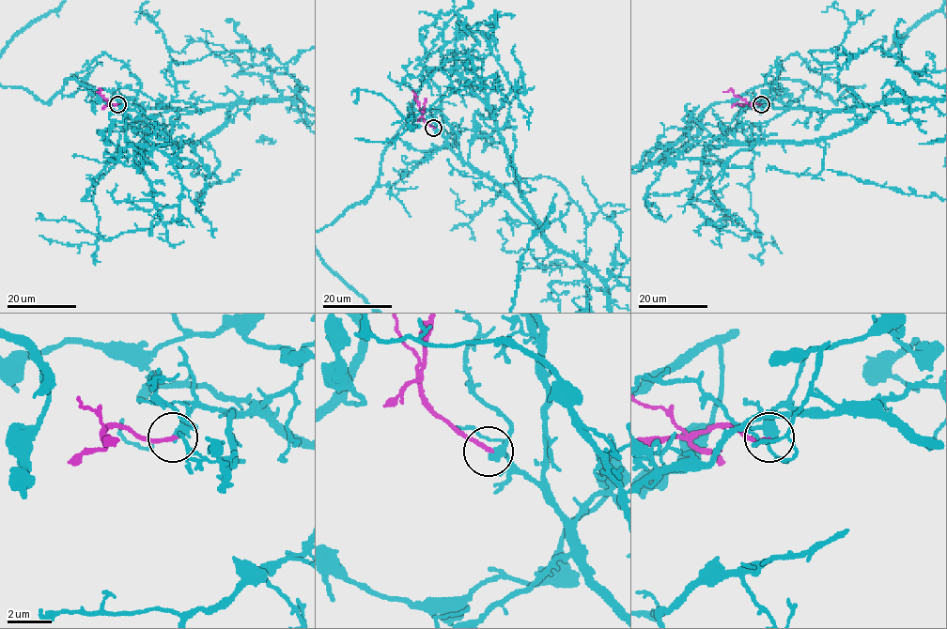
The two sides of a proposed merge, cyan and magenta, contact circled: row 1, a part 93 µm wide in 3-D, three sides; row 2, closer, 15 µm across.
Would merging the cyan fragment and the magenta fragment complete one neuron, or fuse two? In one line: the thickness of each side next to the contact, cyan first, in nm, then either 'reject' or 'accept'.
320 nm thick on the cyan side, 190 nm on the other; accept

